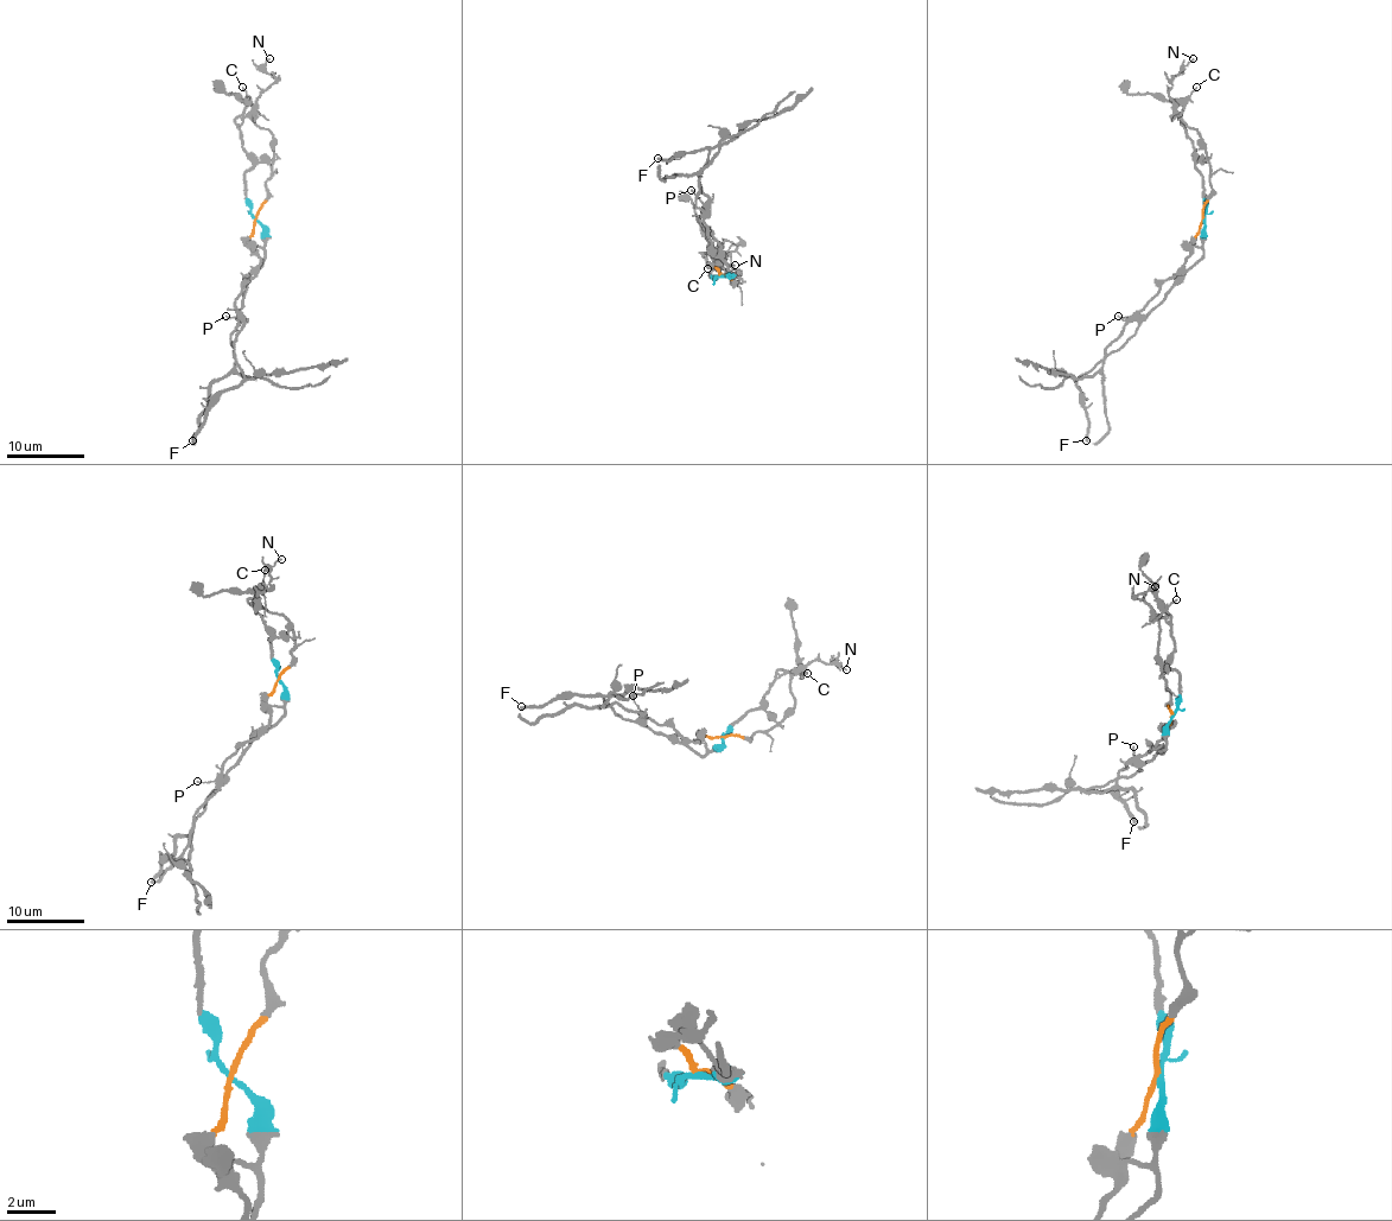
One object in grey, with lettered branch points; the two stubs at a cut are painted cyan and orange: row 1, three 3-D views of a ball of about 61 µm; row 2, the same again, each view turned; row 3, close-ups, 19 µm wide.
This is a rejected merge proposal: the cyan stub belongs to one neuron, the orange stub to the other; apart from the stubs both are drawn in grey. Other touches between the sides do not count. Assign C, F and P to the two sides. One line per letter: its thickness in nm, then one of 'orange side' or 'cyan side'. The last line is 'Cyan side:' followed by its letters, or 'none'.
C: 130 nm thick; cyan side
F: 280 nm thick; cyan side
P: 110 nm thick; orange side
Cyan side: C, F

